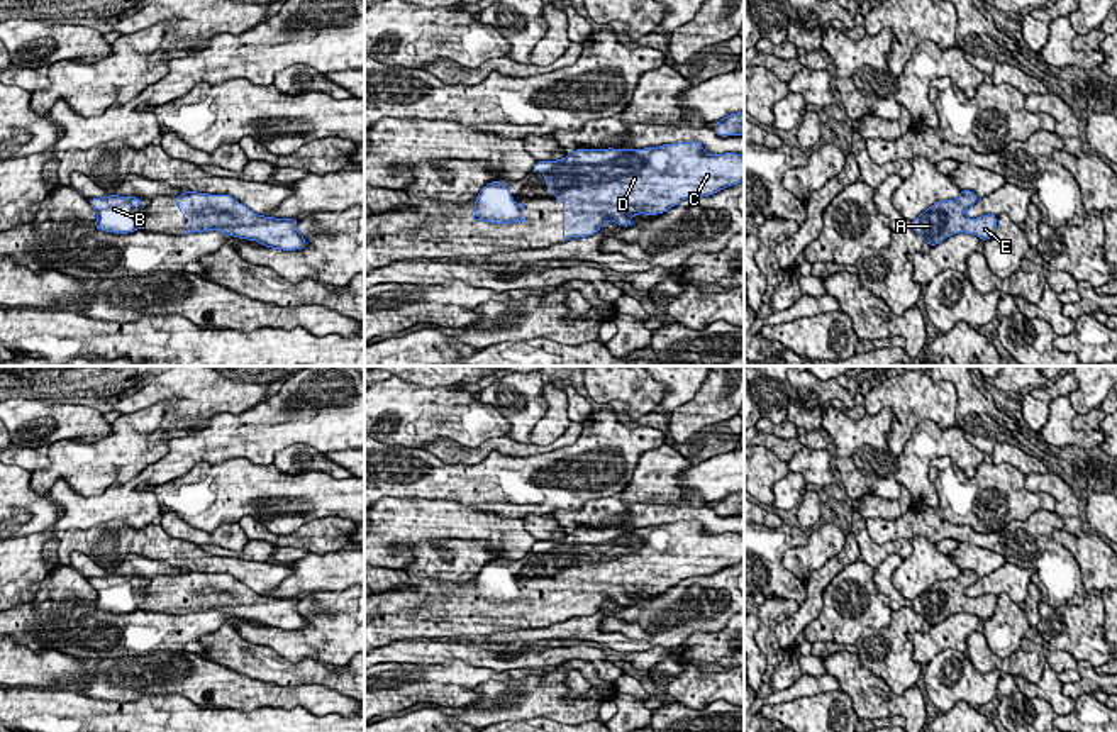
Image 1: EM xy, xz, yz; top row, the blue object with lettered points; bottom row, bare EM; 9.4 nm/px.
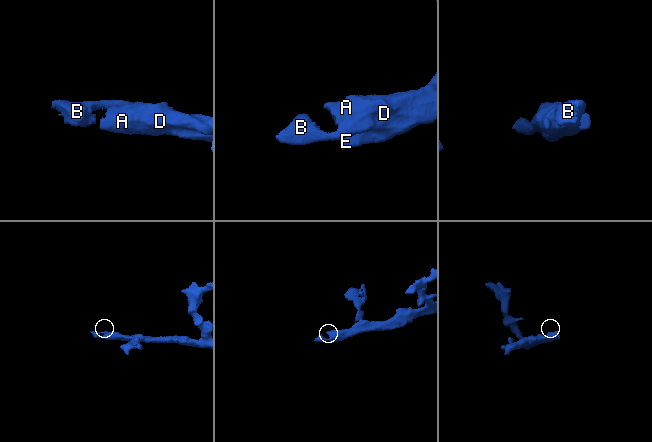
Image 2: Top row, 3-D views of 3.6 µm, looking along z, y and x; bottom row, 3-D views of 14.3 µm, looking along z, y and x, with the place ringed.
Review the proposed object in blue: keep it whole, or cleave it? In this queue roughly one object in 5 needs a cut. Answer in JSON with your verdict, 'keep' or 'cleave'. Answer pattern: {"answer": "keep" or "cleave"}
{"answer": "keep"}

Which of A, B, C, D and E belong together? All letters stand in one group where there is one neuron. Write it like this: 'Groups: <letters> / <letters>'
Groups: A B C D E

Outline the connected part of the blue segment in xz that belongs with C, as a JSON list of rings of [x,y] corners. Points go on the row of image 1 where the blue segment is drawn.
[[[698,141],[663,144],[642,149],[575,149],[558,161],[537,161],[532,171],[541,171],[553,197],[563,203],[563,242],[571,237],[597,234],[607,220],[632,227],[631,217],[659,215],[686,198],[710,197],[744,181],[744,152],[709,154]]]

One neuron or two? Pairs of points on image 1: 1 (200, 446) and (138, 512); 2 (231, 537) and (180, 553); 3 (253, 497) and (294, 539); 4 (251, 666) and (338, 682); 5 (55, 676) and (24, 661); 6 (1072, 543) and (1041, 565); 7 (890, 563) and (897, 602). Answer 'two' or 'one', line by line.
1: one
2: two
3: two
4: one
5: one
6: two
7: one

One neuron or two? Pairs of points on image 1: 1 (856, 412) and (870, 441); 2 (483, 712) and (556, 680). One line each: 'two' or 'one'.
1: two
2: one

